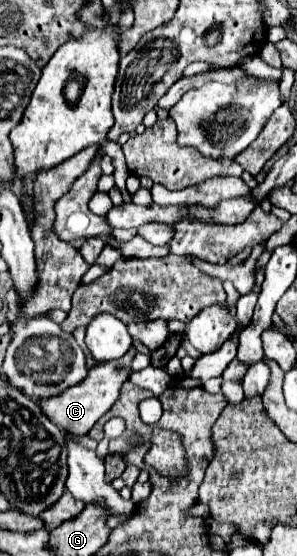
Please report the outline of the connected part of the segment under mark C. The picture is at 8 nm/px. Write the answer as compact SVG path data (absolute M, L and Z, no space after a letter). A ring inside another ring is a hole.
M132 348L120 360L106 362L102 366L90 368L88 370L88 376L82 382L78 382L78 386L66 388L62 394L56 394L54 398L42 398L42 402L38 402L40 408L42 408L42 412L56 426L60 426L64 432L70 432L70 434L88 434L88 430L98 422L98 418L104 416L112 408L112 404L118 400L120 386L124 384L124 380L132 372L130 370L130 360L132 360L134 354L136 354L136 348Z

